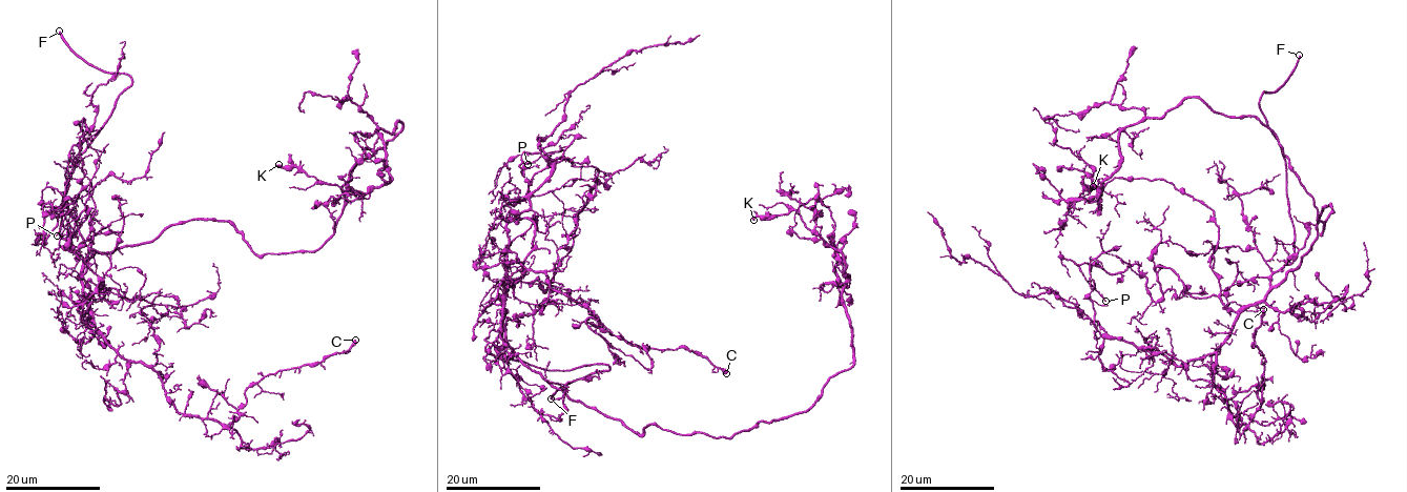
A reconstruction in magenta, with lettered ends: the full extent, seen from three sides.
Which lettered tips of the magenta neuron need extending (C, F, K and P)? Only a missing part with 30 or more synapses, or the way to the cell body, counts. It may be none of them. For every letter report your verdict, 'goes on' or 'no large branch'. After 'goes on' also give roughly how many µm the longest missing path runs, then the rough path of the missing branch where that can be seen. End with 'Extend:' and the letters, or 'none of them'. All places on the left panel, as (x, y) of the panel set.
C: no large branch
F: goes on; about 35 µm are missing
K: no large branch
P: no large branch
Extend: F

